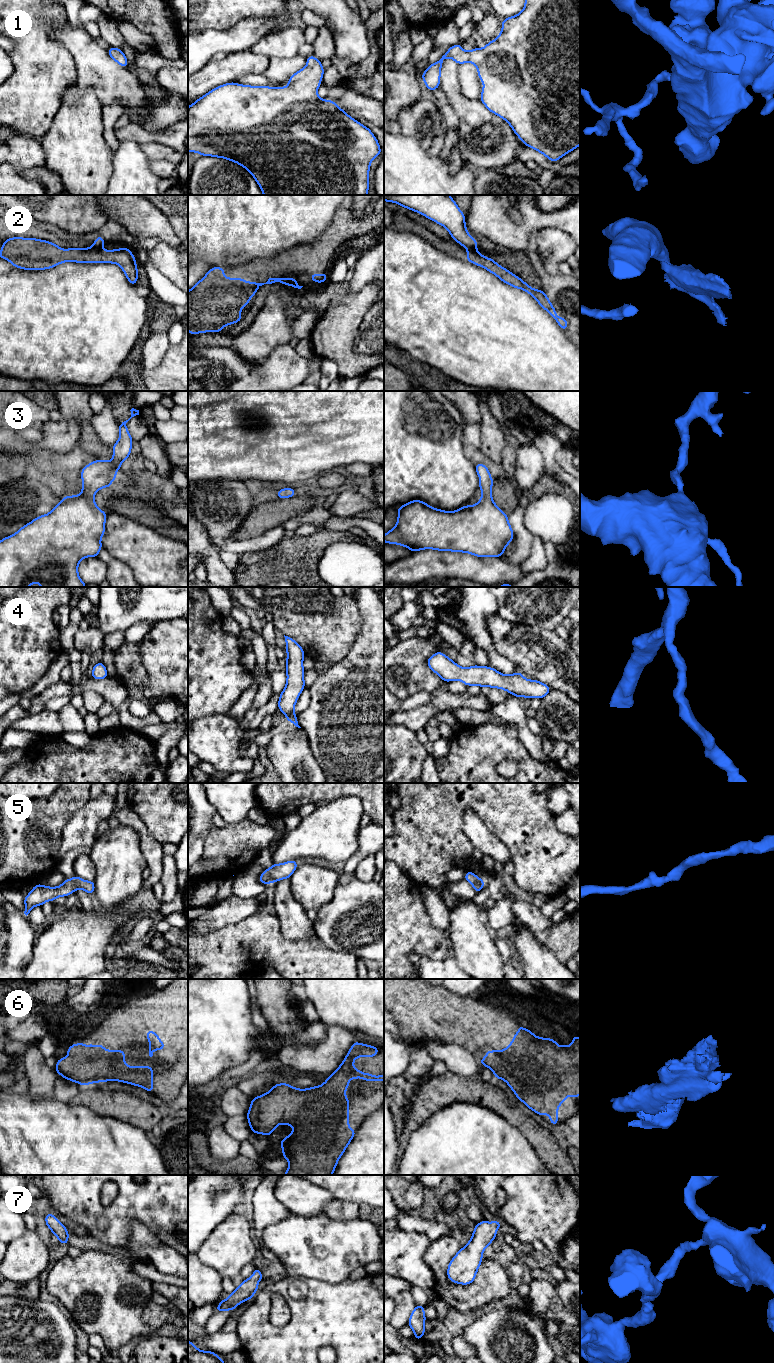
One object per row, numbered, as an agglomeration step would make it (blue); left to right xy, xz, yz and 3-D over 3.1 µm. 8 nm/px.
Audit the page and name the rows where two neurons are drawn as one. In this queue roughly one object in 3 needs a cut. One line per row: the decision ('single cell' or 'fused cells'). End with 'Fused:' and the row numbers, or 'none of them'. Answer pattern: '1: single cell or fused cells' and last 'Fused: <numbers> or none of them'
1: single cell
2: fused cells
3: single cell
4: single cell
5: single cell
6: single cell
7: single cell
Fused: 2

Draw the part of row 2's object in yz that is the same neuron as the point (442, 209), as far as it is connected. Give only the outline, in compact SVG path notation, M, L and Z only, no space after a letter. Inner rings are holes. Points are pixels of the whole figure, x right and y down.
M384 195L384 201L397 203L440 224L463 247L477 247L477 239L467 231L466 216L450 195Z

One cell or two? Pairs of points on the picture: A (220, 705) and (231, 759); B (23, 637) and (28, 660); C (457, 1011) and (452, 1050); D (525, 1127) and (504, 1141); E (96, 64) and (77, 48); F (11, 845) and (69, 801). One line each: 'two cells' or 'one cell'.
A: two cells
B: one cell
C: two cells
D: two cells
E: one cell
F: one cell

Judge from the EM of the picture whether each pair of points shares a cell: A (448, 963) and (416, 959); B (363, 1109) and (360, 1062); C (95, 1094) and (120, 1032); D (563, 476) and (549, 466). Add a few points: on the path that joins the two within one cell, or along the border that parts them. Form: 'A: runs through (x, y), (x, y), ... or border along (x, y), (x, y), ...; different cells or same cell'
A: runs through (440, 965), (424, 965); same cell
B: runs through (363, 1097), (363, 1074); same cell
C: border along (92, 1082), (83, 1086); different cells
D: runs through (560, 475), (552, 468); same cell

